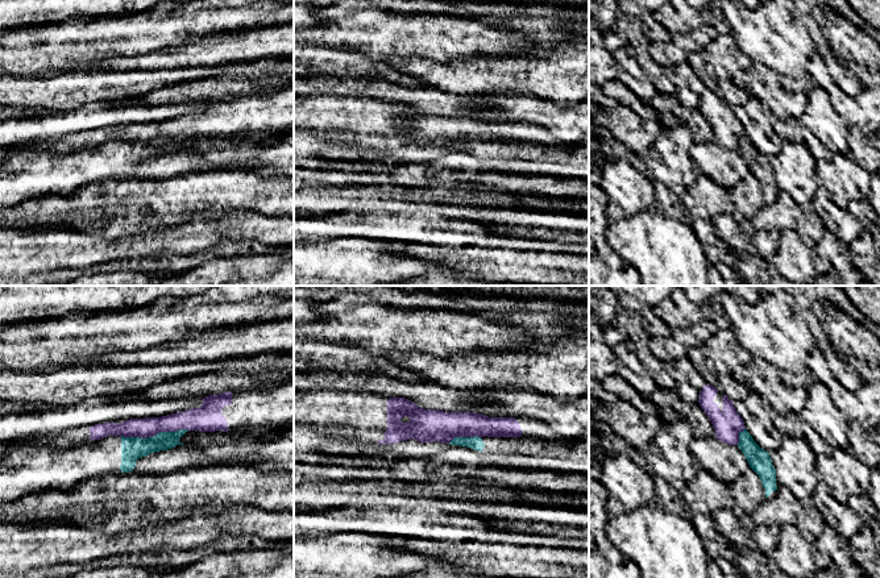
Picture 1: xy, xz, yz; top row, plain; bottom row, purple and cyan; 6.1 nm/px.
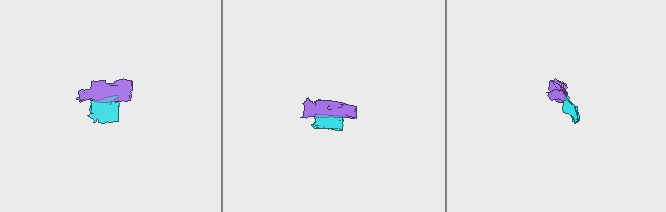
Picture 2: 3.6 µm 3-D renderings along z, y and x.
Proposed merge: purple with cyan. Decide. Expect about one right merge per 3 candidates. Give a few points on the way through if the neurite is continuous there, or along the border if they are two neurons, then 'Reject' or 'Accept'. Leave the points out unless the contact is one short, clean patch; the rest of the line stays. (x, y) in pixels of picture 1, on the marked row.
Boundary: xy (187, 429), (160, 431), (148, 437), (120, 436). Reject

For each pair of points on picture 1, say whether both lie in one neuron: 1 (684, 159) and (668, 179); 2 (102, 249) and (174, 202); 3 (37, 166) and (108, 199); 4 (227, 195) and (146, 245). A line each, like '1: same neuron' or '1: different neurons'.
1: same neuron
2: different neurons
3: different neurons
4: different neurons

